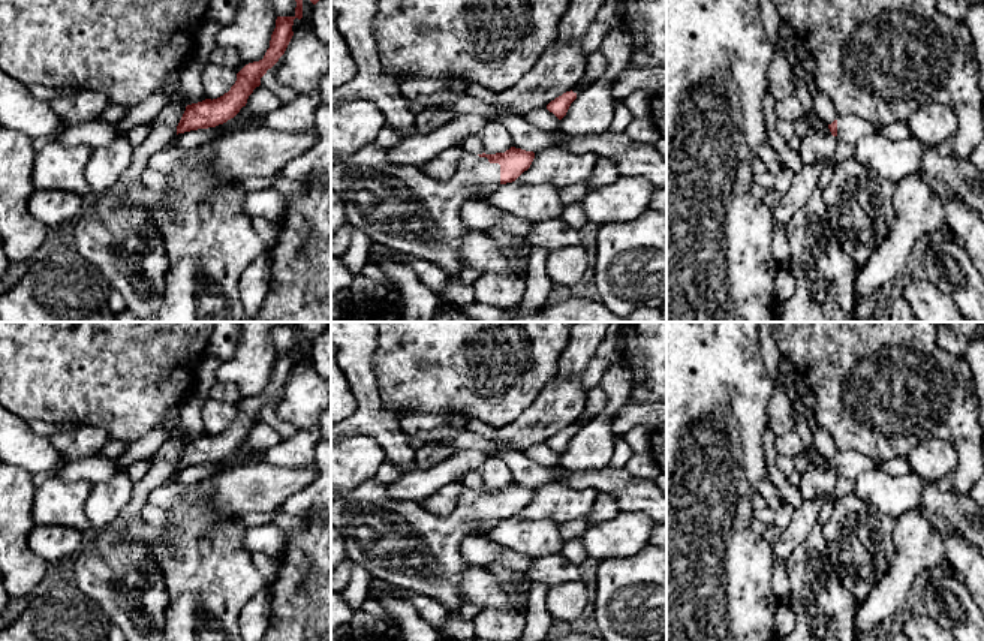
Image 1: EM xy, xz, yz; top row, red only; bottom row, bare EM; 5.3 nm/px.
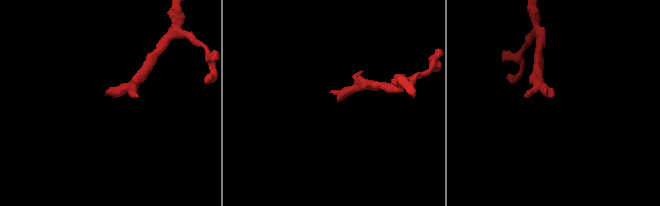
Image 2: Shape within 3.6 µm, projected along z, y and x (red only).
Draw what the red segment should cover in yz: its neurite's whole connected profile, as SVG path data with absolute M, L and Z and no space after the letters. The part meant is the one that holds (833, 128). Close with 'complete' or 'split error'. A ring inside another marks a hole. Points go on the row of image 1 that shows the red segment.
M849 114L837 115L837 118L828 124L828 129L831 135L837 138L837 141L855 145L863 136L875 132L875 124Z; split error

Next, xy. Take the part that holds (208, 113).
M295 0L294 16L277 16L276 28L271 34L270 48L259 61L246 64L238 73L237 81L228 93L217 99L205 99L198 103L186 106L186 111L177 126L177 135L216 127L234 118L243 106L246 106L249 96L261 85L261 78L271 69L285 54L294 31L294 19L303 18L303 0Z; complete

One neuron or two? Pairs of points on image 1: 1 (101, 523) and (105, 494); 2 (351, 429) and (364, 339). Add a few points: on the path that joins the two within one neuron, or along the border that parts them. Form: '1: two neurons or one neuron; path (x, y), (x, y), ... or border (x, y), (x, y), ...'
1: one neuron; path (101, 515), (105, 502)
2: one neuron; path (363, 406), (363, 361)

